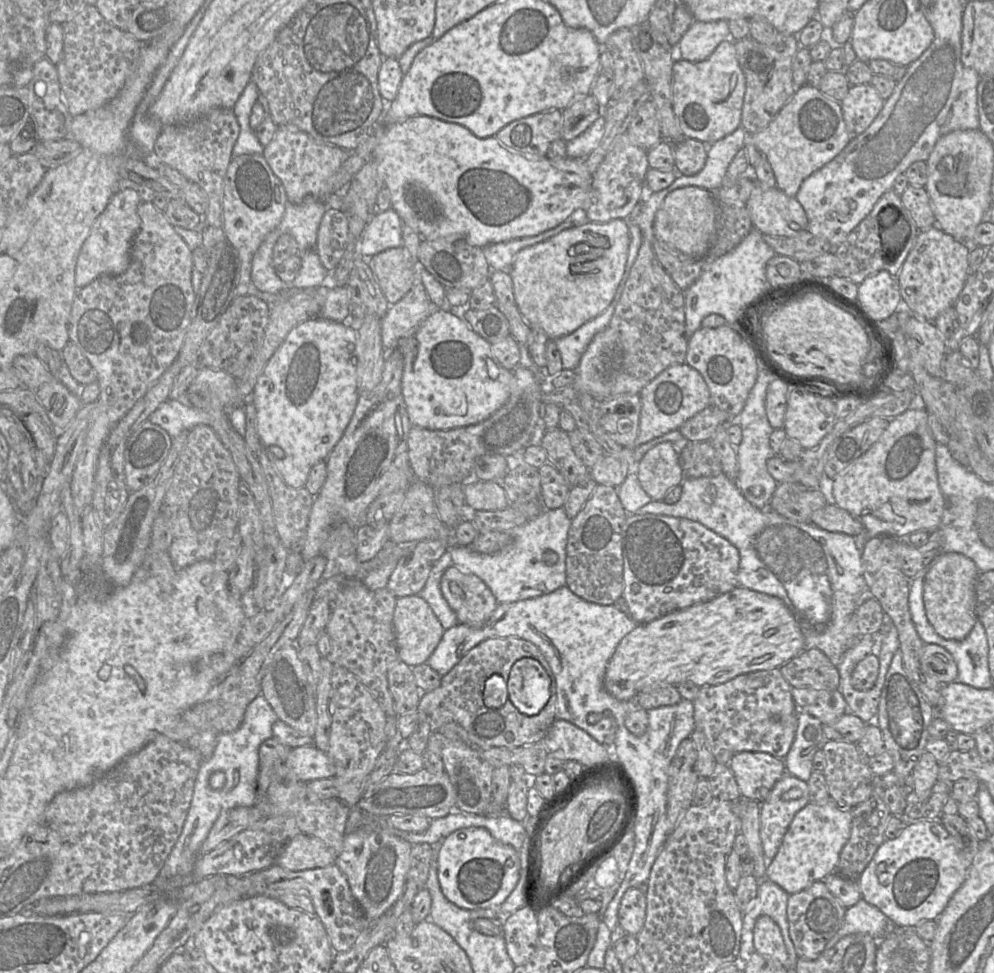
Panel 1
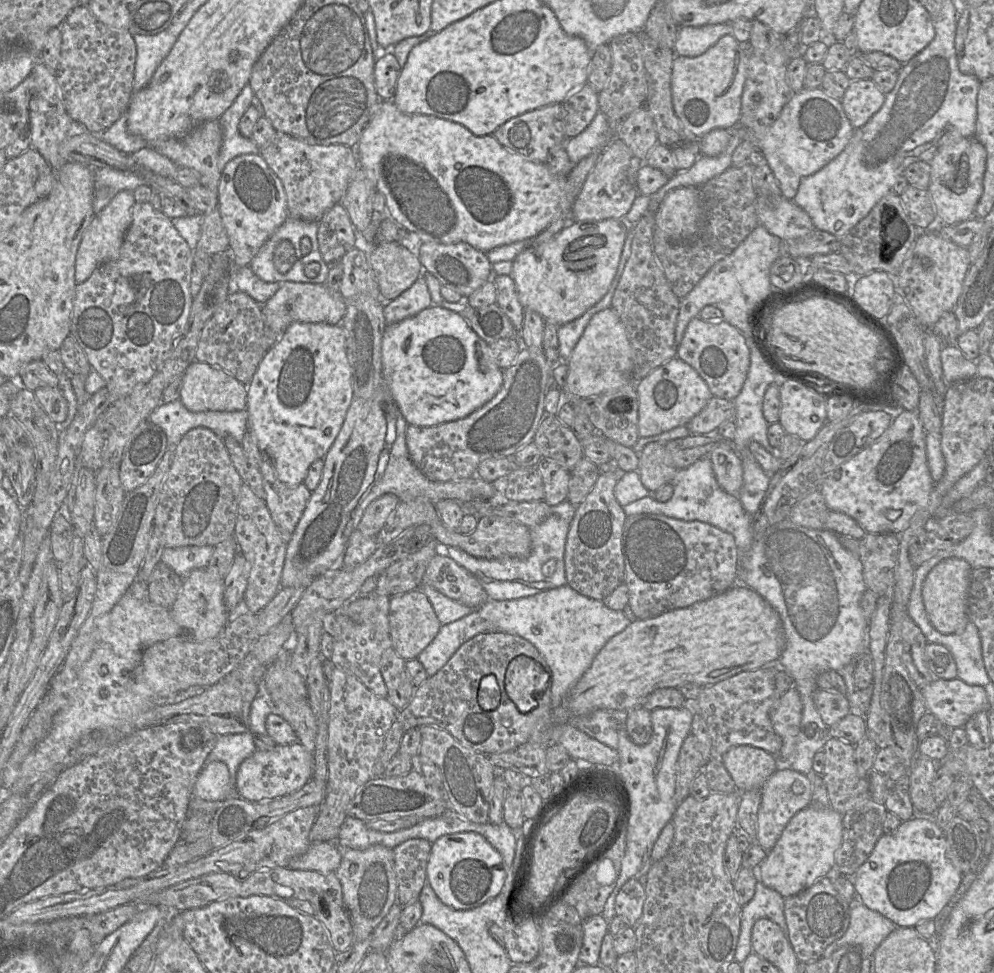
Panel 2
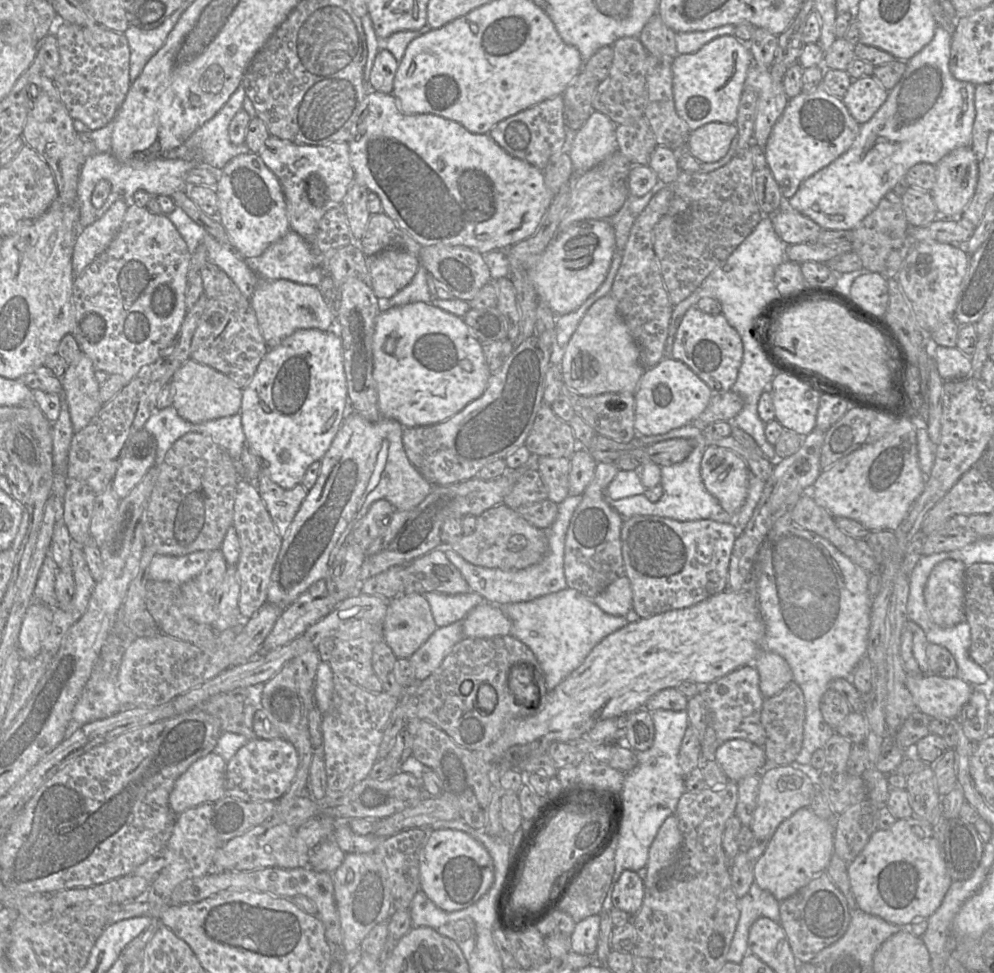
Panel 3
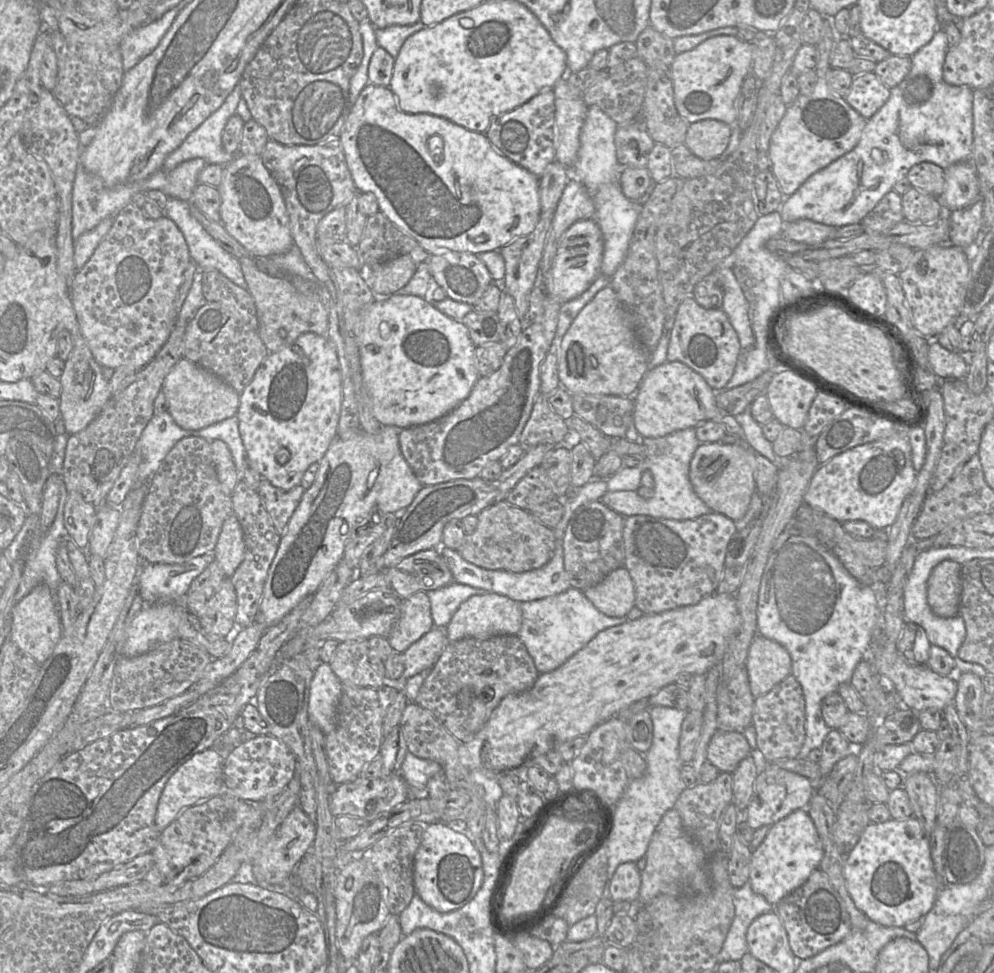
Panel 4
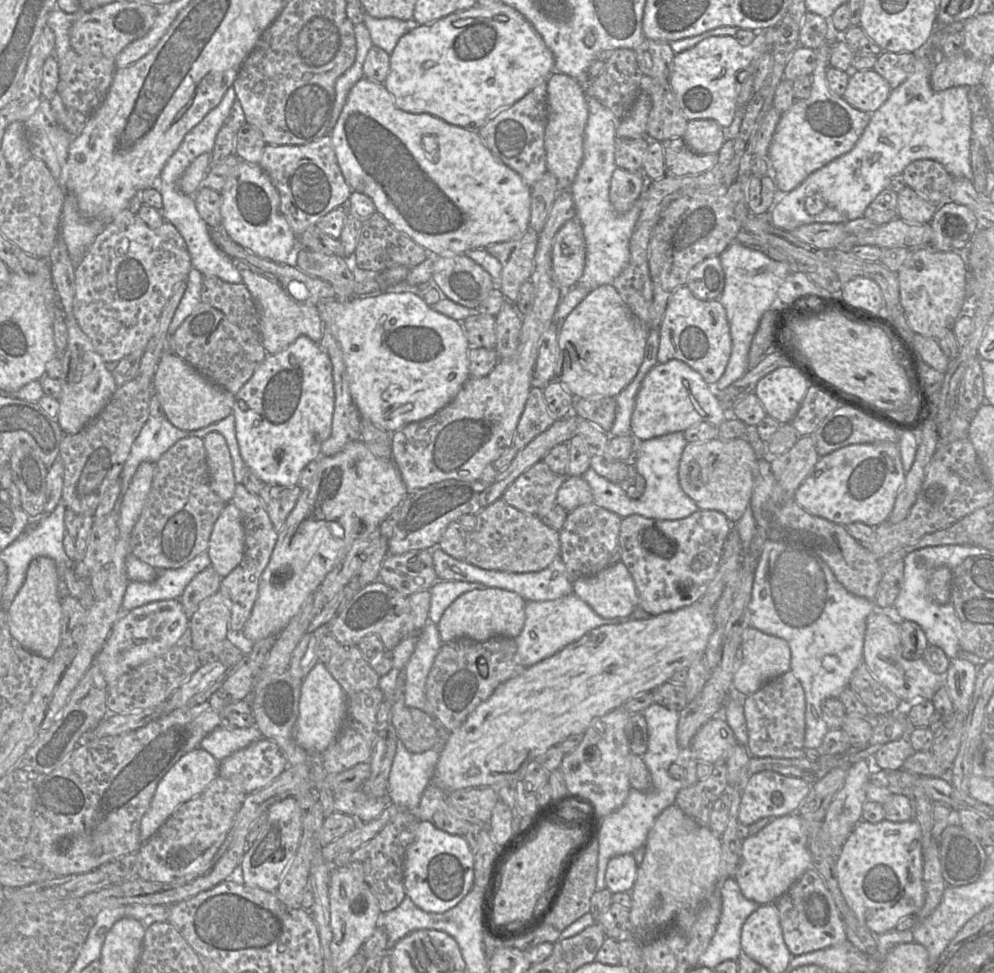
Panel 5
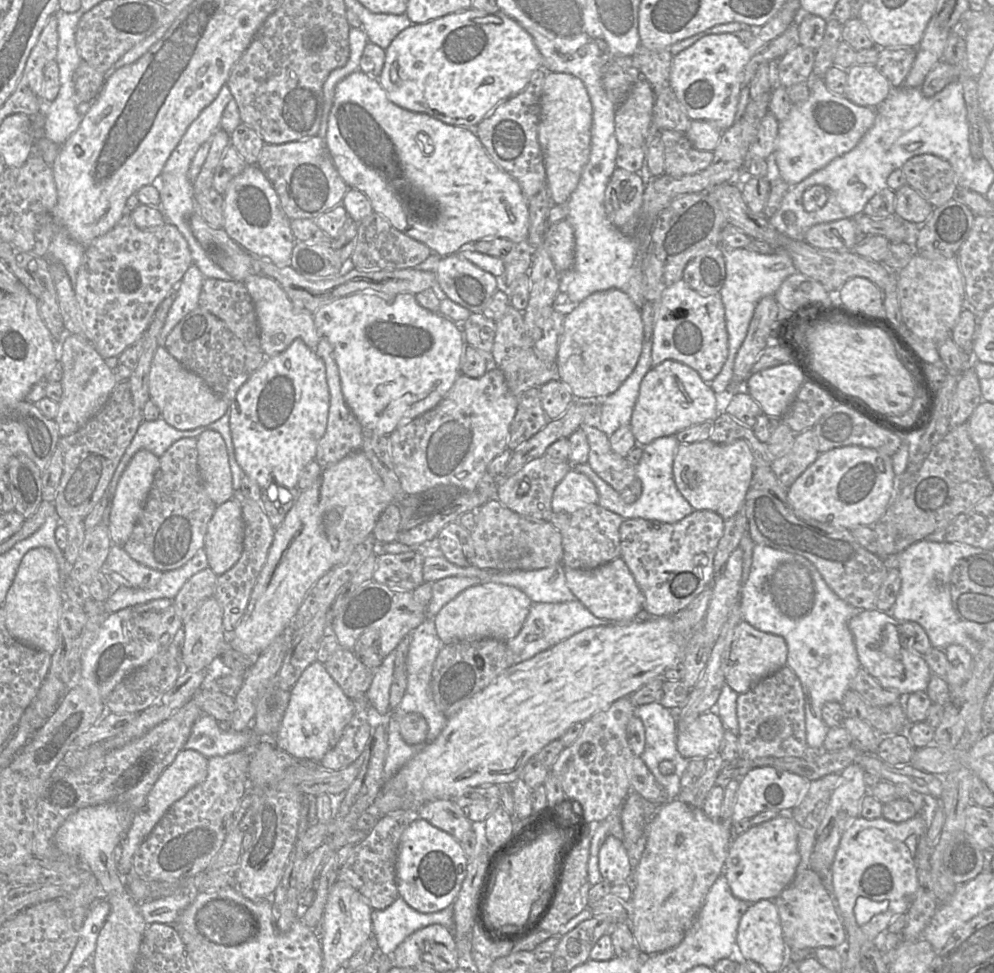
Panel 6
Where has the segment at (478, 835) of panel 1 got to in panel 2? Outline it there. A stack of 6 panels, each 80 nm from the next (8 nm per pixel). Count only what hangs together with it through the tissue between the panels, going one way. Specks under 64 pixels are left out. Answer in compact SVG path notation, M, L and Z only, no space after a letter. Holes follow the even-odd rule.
M458 832L433 842L426 876L437 897L455 910L470 910L496 897L506 880L501 854L480 834Z

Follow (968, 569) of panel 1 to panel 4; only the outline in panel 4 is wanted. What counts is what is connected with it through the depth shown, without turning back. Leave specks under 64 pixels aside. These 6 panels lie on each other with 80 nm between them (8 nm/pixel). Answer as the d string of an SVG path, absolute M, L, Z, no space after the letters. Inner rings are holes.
M946 560L936 565L927 582L927 602L932 612L942 618L959 614L961 564Z

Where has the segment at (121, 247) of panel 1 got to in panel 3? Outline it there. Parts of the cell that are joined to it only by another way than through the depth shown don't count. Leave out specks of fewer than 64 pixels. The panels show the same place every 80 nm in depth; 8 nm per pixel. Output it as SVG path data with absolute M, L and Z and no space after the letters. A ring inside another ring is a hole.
M117 200L100 219L81 228L72 256L75 277L79 276L109 246L122 225L128 205L129 202Z

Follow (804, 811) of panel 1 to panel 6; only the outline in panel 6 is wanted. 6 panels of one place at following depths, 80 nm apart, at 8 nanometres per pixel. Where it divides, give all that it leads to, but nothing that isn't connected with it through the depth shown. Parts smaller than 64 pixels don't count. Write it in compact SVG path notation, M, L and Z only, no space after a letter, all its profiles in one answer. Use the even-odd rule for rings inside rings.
M790 811L734 835L723 875L736 898L752 903L762 899L773 900L794 880L800 859L797 824Z

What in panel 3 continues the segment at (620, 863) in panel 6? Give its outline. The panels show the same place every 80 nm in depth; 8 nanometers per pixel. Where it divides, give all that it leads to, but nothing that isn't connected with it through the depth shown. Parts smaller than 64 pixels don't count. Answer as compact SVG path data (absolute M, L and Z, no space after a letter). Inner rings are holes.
M636 871L622 872L612 893L613 907L634 916L640 910L644 899L645 887Z

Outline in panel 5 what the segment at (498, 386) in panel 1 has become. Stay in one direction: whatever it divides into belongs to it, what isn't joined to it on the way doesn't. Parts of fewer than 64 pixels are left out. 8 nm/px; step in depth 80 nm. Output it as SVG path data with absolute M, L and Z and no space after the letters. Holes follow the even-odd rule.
M382 292L349 300L321 299L316 307L324 328L331 330L341 347L349 391L361 418L390 434L410 423L433 416L456 397L470 377L470 345L463 322L434 310L424 301L422 295Z

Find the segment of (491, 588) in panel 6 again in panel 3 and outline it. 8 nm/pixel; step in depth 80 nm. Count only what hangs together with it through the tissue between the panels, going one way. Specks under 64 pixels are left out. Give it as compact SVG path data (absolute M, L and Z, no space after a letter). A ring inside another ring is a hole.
M483 602L473 608L462 620L465 638L510 635L511 622L499 606Z

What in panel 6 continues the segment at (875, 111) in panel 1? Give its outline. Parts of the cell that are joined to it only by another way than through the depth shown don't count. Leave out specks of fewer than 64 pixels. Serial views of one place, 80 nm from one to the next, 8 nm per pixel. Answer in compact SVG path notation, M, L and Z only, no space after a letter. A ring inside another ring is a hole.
M853 65L847 70L845 96L859 106L877 108L894 88L875 65Z

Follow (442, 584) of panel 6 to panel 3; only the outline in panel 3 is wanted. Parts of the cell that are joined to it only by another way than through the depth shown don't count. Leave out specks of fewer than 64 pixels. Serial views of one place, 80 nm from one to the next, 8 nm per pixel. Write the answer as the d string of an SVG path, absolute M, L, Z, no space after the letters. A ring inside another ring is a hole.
M473 591L465 594L448 595L437 592L423 594L431 607L437 627L462 621L466 615L485 600Z

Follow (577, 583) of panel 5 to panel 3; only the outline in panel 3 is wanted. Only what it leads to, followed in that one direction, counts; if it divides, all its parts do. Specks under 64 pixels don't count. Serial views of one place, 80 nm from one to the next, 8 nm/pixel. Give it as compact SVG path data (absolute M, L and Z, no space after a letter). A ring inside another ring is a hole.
M626 575L618 578L593 599L605 613L612 616L625 616L633 609L633 595L630 581Z

